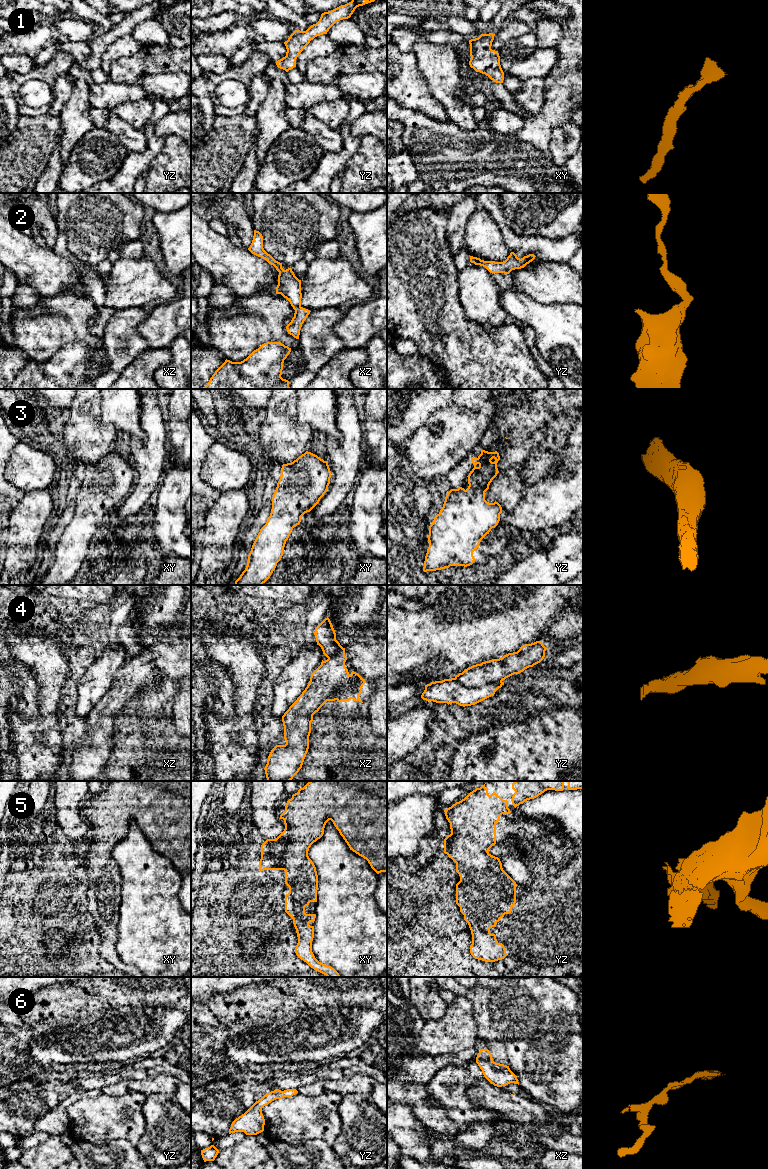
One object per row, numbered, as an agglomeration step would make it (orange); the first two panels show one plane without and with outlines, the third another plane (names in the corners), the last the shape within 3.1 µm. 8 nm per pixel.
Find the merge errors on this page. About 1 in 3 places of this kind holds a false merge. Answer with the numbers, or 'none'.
4

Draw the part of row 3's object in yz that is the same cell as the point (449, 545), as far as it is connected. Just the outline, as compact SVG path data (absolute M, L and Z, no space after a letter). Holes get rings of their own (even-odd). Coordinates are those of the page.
M481 450L481 454L471 458L474 468L469 473L468 488L451 489L440 512L429 526L429 547L425 556L423 571L436 571L450 566L470 566L474 563L473 552L479 547L481 540L495 528L500 521L502 507L498 502L489 503L485 500L485 492L492 480L499 473L497 463L499 453Z

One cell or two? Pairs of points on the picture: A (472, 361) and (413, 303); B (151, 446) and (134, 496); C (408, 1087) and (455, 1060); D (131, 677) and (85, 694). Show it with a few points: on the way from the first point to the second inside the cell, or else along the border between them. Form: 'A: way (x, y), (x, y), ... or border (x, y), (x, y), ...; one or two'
A: way (457, 346), (448, 337), (448, 334), (428, 315); one
B: way (148, 458), (148, 474), (145, 484); one
C: way (420, 1075), (430, 1065), (443, 1060); one
D: border (124, 664), (116, 673), (109, 689), (97, 703); two

